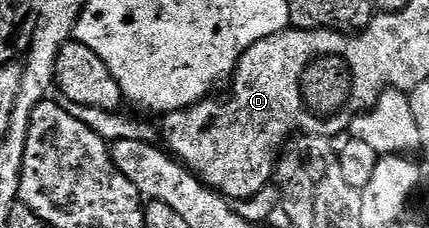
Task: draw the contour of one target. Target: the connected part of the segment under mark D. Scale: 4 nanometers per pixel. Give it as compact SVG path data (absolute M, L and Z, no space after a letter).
M271 35L247 48L231 74L231 98L225 104L204 100L162 117L164 147L206 187L233 202L258 197L275 174L273 156L286 140L291 118L285 105L287 80L281 76L287 50L271 44Z

